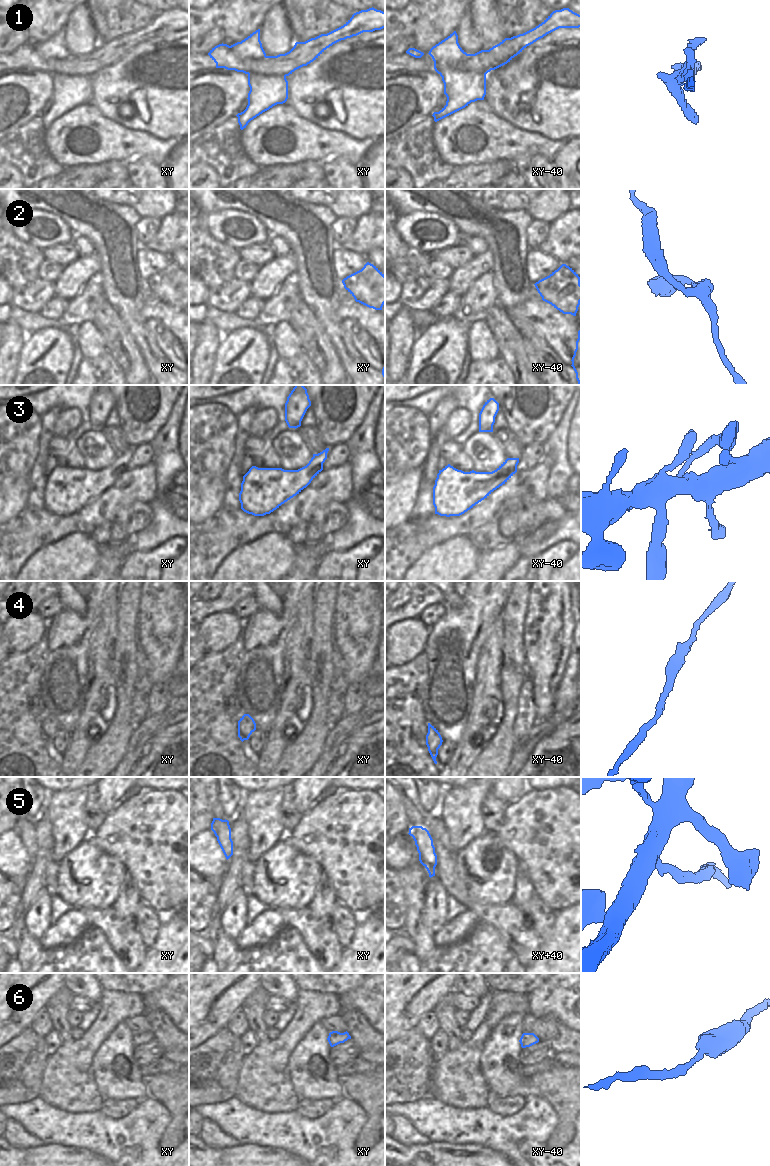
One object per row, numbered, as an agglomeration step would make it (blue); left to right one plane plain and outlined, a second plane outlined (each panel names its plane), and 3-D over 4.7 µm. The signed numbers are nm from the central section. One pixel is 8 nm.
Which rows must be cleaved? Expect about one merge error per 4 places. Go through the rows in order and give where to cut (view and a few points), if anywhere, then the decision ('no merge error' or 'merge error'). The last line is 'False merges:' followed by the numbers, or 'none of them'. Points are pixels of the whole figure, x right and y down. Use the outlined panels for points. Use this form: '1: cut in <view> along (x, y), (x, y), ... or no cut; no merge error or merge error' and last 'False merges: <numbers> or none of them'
1: cut in xy-40 along (457, 65), (463, 71), (480, 71), (485, 74); merge error
2: no cut; no merge error
3: no cut; no merge error
4: no cut; no merge error
5: cut in xy along (229, 827), (214, 832); merge error
6: no cut; no merge error
False merges: 1, 5

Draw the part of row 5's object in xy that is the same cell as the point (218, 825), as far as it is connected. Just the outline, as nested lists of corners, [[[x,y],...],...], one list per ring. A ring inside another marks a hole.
[[[213,818],[213,821],[211,823],[211,830],[213,832],[222,832],[226,828],[230,828],[229,821],[228,820],[222,820],[220,818]]]

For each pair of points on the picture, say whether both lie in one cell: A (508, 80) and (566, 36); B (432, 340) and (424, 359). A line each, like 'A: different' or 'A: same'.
A: same
B: same

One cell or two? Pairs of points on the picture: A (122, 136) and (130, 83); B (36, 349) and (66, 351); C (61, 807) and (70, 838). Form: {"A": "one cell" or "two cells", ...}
{"A": "two cells", "B": "one cell", "C": "one cell"}

